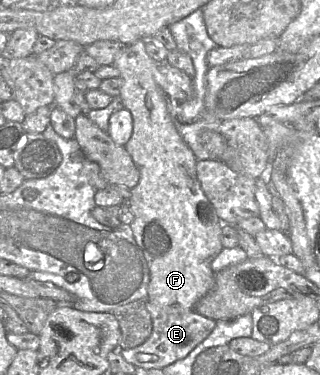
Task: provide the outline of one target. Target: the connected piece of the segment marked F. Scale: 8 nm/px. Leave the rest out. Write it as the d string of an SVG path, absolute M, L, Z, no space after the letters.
M143 39L125 45L113 62L120 72L122 87L119 98L132 116L132 134L124 145L139 170L138 184L130 190L126 202L133 214L129 227L143 250L150 271L147 300L162 307L168 313L184 313L195 310L196 303L213 287L215 273L211 263L223 249L221 230L223 222L205 195L196 174L197 159L185 143L169 112L168 96L156 83L157 62L148 56Z

